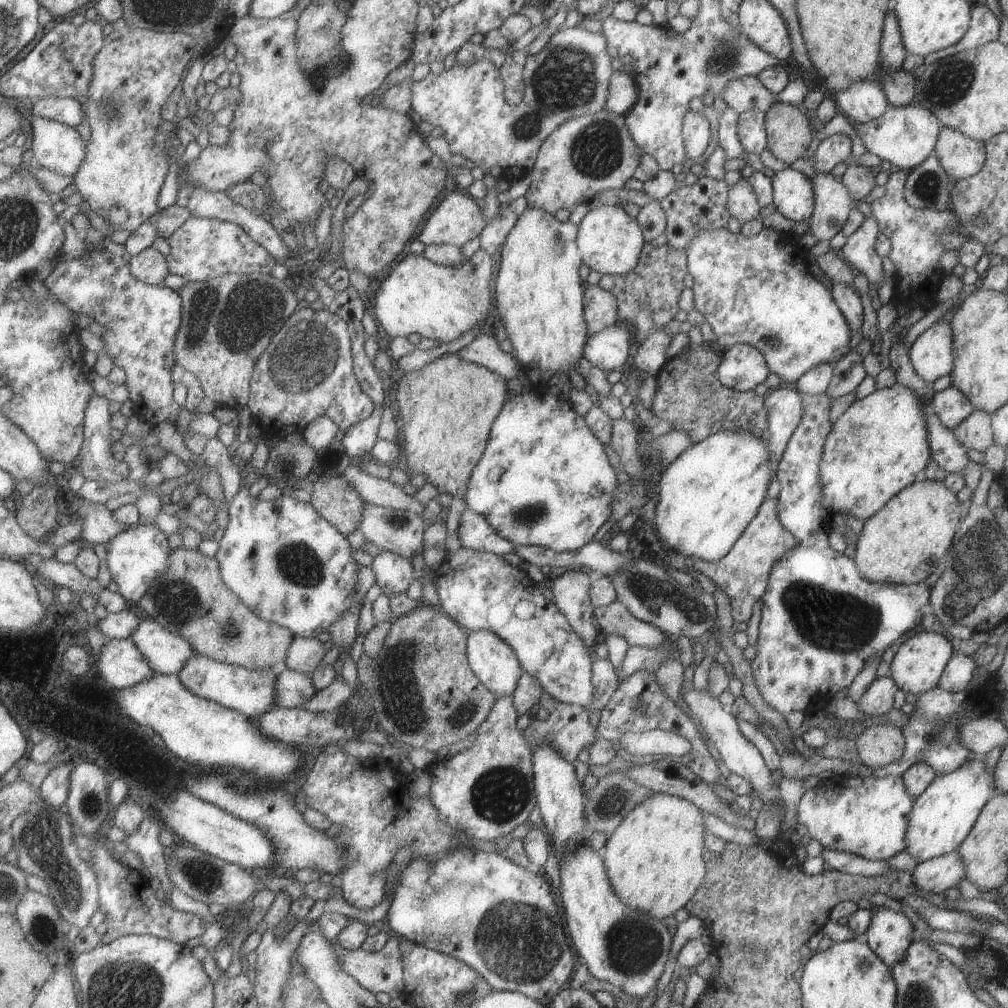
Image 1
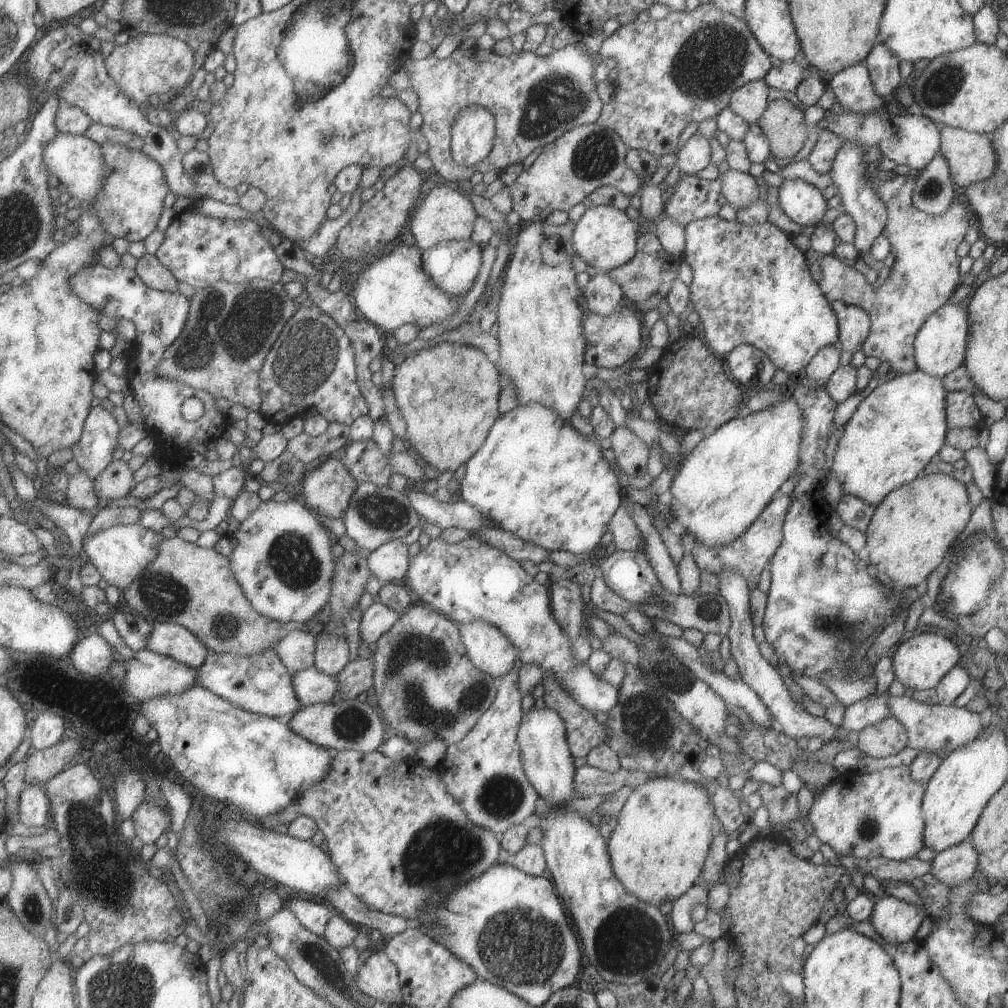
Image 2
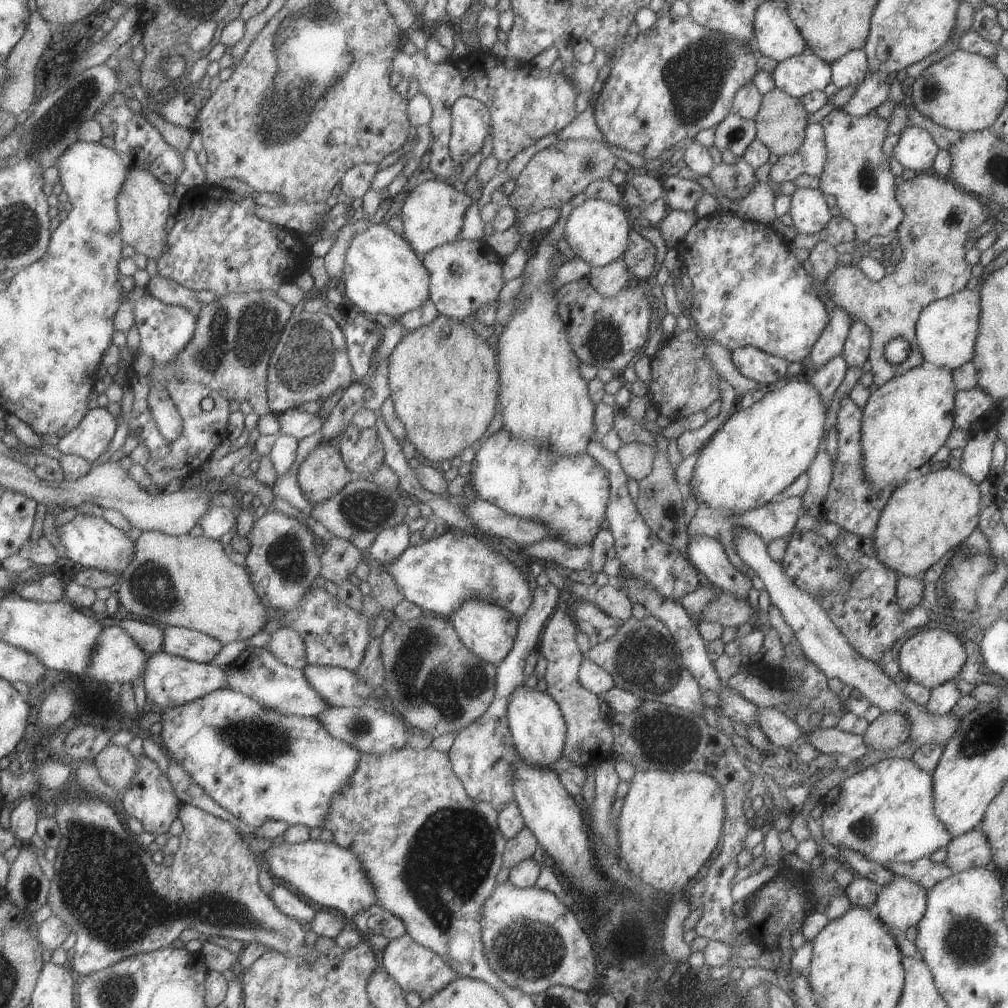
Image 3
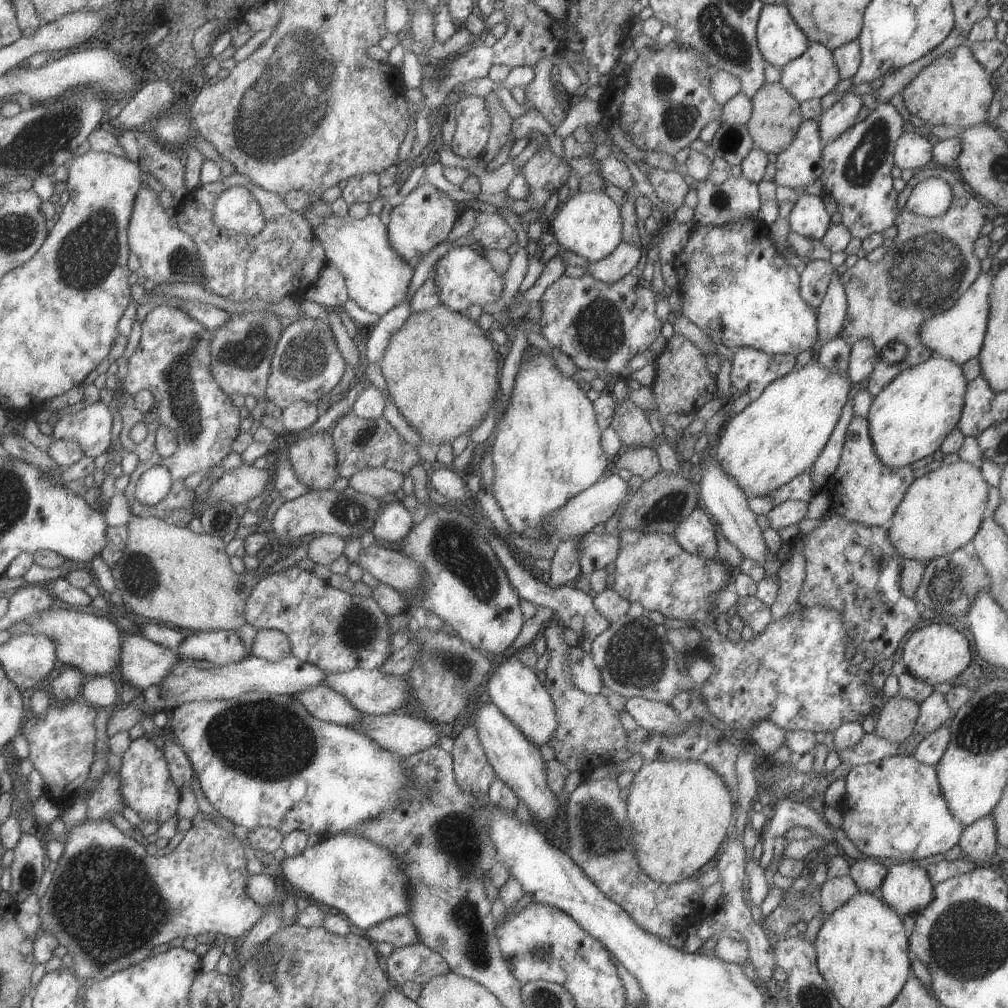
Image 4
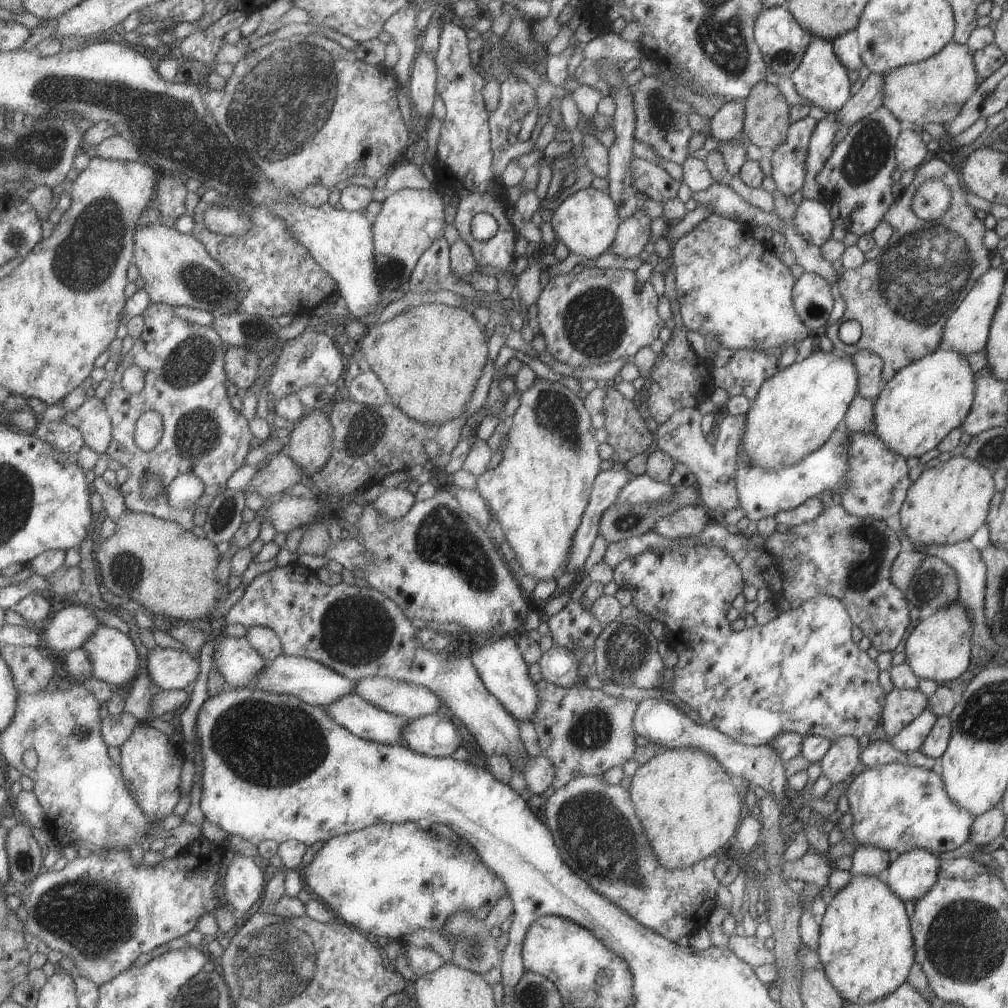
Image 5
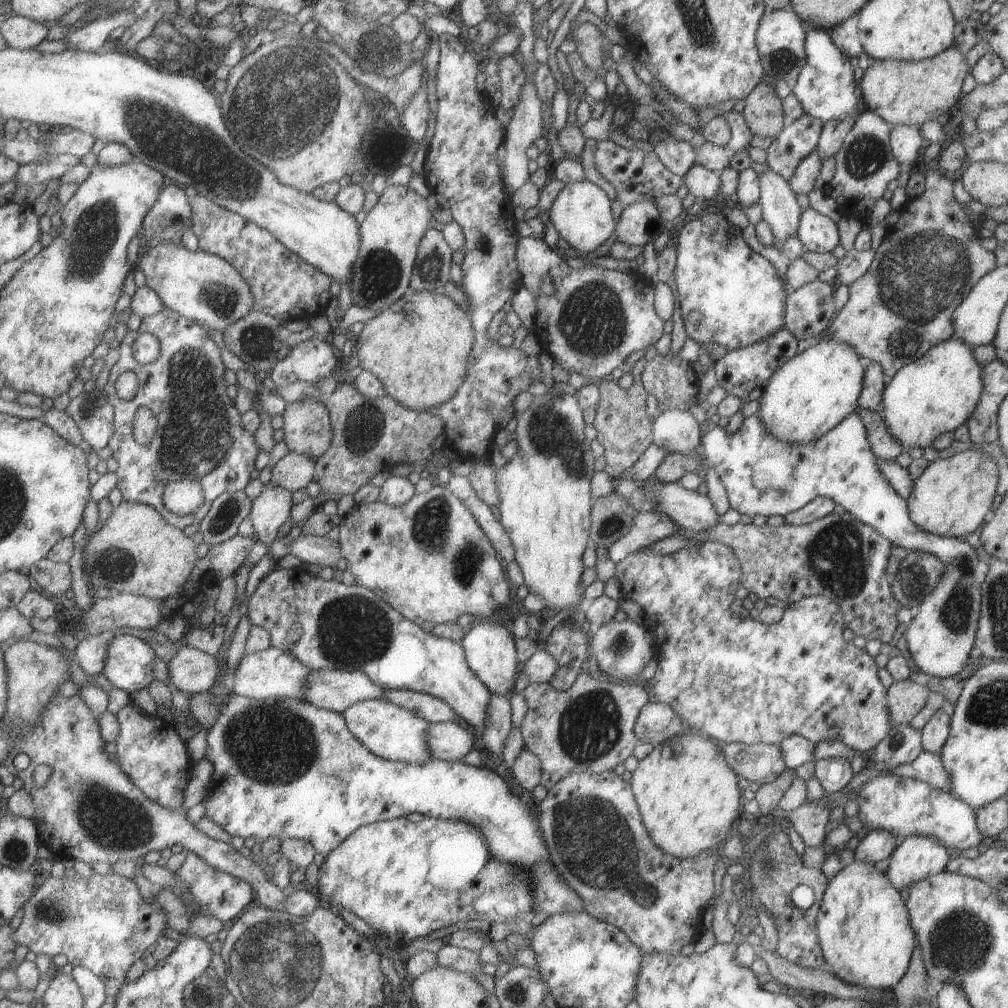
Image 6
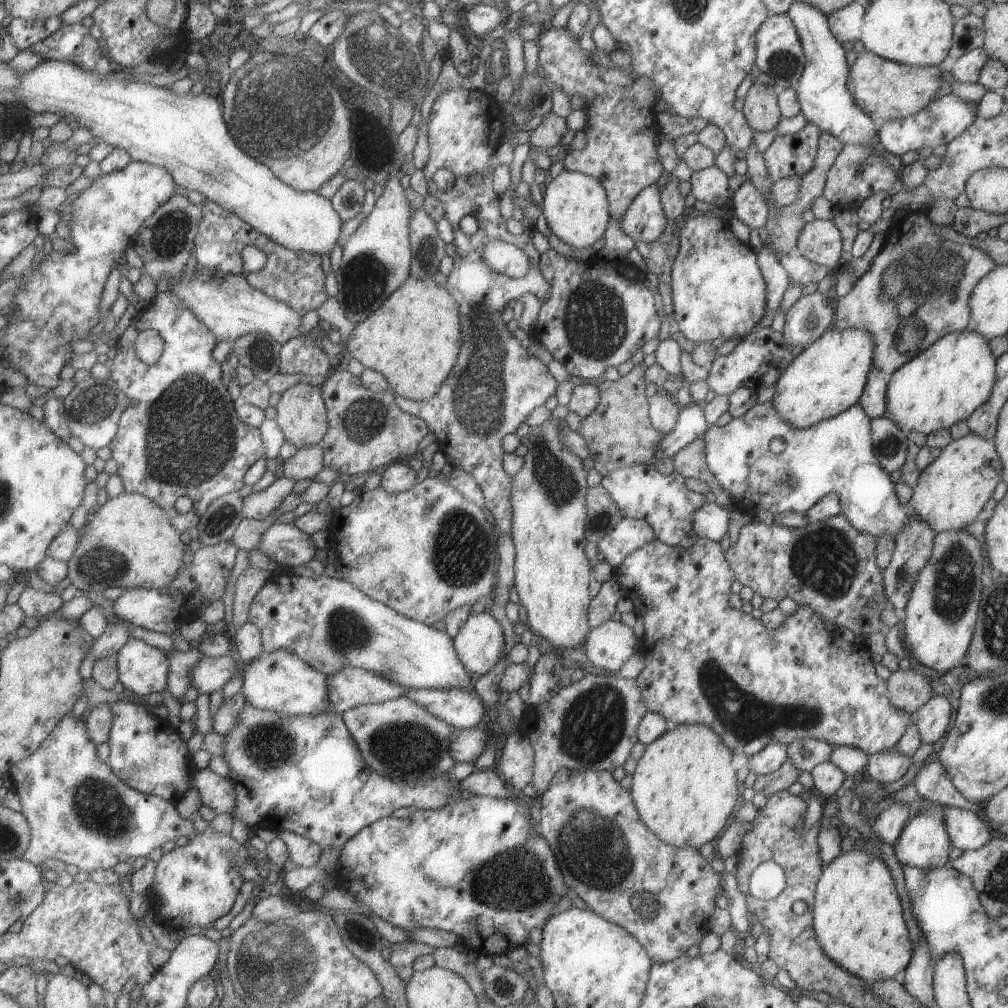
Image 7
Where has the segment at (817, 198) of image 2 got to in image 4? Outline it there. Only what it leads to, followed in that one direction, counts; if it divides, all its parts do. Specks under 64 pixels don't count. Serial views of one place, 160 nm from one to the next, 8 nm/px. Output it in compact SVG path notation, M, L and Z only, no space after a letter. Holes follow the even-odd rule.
M803 193L797 197L786 219L791 231L813 240L821 240L831 223L829 217L823 207L822 197Z

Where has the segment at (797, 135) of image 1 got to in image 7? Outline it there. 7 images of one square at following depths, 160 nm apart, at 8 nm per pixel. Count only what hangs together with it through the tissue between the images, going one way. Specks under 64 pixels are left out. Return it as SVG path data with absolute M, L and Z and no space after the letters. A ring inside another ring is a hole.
M756 80L751 84L747 94L743 98L742 114L747 122L748 127L752 131L766 132L771 128L776 128L781 120L776 96L778 90L771 84L761 84Z

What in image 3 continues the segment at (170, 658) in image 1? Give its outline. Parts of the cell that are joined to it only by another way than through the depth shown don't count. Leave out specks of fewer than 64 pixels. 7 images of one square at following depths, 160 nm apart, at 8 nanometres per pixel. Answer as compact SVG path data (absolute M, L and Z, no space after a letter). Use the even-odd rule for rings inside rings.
M168 626L164 629L164 650L198 663L208 663L215 660L215 654L221 652L223 643L204 632L180 627Z

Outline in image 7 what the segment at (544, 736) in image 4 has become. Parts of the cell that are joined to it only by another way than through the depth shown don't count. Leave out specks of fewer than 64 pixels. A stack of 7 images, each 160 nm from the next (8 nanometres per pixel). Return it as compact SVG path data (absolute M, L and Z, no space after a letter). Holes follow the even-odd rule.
M487 612L470 613L452 637L452 643L467 673L476 678L491 670L503 656L503 650L508 649L501 626Z

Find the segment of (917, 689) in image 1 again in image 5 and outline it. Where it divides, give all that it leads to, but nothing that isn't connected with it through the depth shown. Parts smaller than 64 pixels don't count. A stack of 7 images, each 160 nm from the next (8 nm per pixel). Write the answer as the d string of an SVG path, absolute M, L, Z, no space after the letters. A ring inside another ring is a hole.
M956 599L955 603L951 603L945 607L939 607L933 615L921 620L919 624L911 630L907 640L905 640L905 661L918 679L927 678L934 680L938 684L955 680L958 676L961 676L961 673L965 672L965 669L969 666L971 660L971 636L972 624L970 623L970 617L966 610L958 604Z

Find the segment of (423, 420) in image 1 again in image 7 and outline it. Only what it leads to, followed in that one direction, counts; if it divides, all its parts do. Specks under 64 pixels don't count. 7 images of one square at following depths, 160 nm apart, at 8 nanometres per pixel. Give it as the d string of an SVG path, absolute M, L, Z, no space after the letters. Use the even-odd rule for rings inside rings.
M435 270L433 274L427 274L427 278L421 278L421 280L417 280L417 278L413 278L413 276L409 275L405 280L405 283L401 284L401 288L393 292L393 296L391 296L391 298L379 308L378 312L375 312L375 314L369 316L369 318L363 323L356 326L346 342L347 353L349 353L351 357L359 360L366 369L381 372L381 374L389 380L390 389L393 394L399 394L402 398L408 400L428 400L429 396L433 396L433 394L439 390L441 384L444 383L445 378L447 378L449 370L453 368L453 364L456 364L457 352L459 352L459 346L461 346L461 334L459 334L459 312L457 312L457 306L455 300L451 297L451 294L449 294L446 288L439 283L439 278L441 278L441 274L439 273L441 273L439 270Z

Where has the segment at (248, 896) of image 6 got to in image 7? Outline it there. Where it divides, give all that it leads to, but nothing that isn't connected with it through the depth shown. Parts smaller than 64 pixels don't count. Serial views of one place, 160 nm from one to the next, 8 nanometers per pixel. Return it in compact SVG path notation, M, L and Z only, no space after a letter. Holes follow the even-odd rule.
M212 827L198 832L185 846L175 847L158 861L155 882L147 894L150 907L170 930L211 927L215 920L233 910L245 884L243 870L251 864L253 854L247 843L239 844L230 834L219 834Z

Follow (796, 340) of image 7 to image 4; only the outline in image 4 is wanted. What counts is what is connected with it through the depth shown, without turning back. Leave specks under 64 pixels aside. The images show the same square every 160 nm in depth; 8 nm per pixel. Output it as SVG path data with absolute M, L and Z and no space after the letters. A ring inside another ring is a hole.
M810 259L806 265L800 267L798 289L802 299L812 309L817 308L822 301L834 272L829 260Z

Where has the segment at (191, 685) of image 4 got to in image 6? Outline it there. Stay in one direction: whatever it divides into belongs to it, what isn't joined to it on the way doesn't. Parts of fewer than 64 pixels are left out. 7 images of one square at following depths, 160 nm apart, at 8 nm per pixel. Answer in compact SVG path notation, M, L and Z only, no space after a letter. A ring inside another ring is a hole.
M309 669L310 675L304 686L304 699L319 708L342 713L357 701L383 699L385 689L371 680L364 672L347 672L337 669Z

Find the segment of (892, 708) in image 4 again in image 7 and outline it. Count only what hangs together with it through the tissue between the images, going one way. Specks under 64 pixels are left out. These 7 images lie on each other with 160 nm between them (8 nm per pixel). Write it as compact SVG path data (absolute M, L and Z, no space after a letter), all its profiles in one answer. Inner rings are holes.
M895 670L885 681L892 706L912 716L934 695L930 680L914 670Z

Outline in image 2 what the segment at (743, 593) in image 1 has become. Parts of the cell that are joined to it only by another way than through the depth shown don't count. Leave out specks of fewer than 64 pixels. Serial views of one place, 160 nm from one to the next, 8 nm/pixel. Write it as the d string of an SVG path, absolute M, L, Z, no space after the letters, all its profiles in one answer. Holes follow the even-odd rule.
M777 494L765 505L765 508L755 517L755 520L741 533L731 544L724 547L707 548L699 544L693 537L681 536L682 548L685 553L691 555L697 568L700 571L721 575L724 568L735 573L739 573L746 582L749 592L757 588L759 574L763 568L767 568L769 559L782 541L782 526L785 513L788 511L790 503L789 495Z

